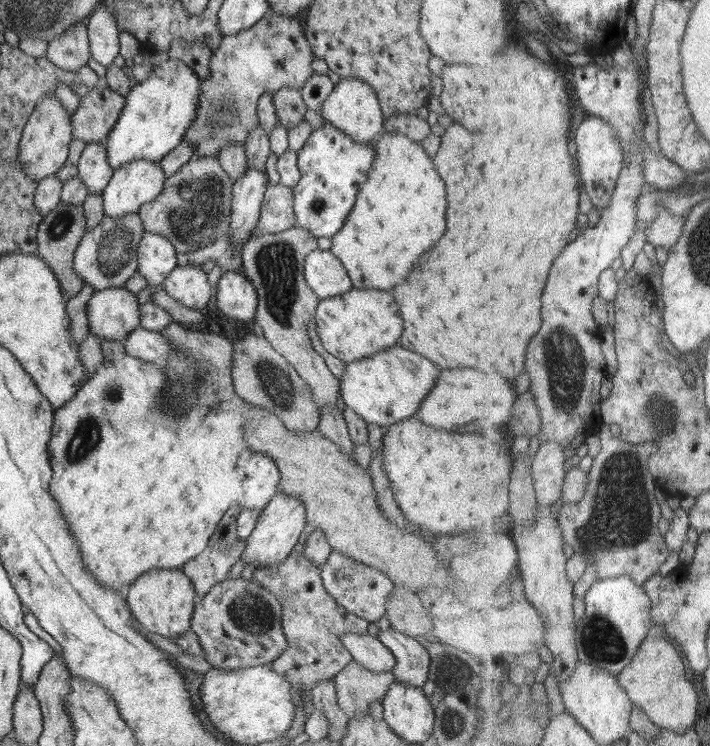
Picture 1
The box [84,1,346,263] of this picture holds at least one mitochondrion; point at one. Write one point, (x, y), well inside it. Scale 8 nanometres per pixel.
(195, 218)

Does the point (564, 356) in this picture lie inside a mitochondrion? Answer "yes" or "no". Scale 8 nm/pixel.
yes

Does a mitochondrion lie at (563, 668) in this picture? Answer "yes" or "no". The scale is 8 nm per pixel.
no

